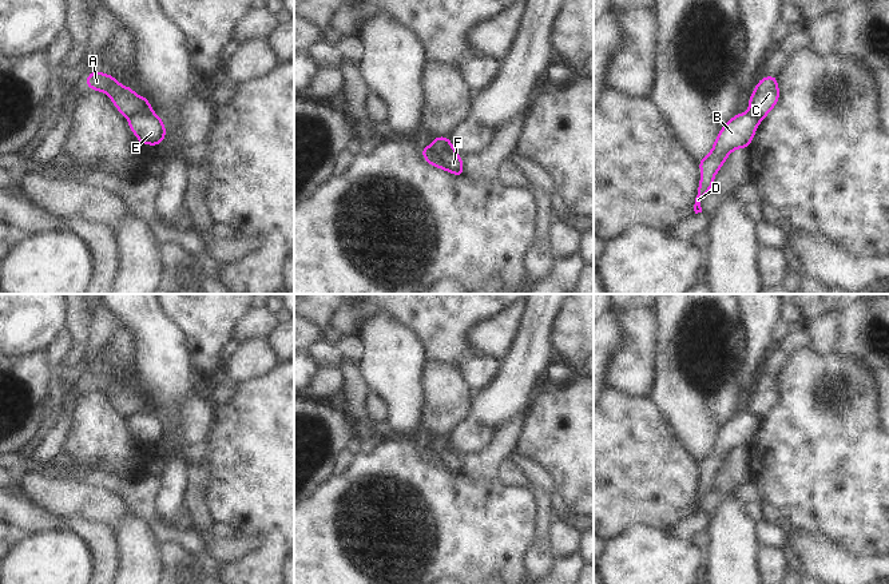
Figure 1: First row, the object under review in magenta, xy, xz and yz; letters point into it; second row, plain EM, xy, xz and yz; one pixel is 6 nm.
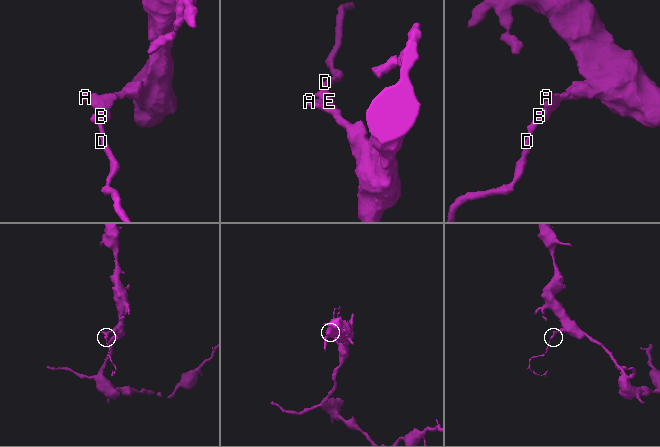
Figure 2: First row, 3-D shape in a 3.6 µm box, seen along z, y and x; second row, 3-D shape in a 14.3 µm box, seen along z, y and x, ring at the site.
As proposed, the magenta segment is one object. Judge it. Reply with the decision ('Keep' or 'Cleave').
Cleave

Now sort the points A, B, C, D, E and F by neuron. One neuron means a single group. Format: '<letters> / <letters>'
A C F / B D E

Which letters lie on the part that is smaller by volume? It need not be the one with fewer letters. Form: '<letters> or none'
B, D, E

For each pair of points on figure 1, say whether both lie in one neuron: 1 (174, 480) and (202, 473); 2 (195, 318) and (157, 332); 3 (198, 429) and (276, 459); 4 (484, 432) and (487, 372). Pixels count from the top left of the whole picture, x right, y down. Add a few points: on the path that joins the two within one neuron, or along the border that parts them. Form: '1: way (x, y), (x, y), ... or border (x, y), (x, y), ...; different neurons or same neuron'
1: border (193, 464), (189, 472), (187, 500), (185, 505); different neurons
2: border (163, 308), (186, 333), (186, 342), (191, 352); different neurons
3: border (217, 409), (217, 424), (214, 426); different neurons
4: border (503, 361), (500, 374), (476, 393); different neurons

